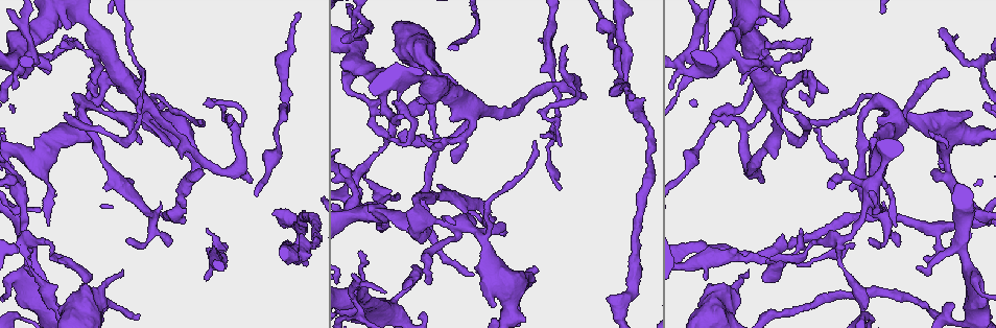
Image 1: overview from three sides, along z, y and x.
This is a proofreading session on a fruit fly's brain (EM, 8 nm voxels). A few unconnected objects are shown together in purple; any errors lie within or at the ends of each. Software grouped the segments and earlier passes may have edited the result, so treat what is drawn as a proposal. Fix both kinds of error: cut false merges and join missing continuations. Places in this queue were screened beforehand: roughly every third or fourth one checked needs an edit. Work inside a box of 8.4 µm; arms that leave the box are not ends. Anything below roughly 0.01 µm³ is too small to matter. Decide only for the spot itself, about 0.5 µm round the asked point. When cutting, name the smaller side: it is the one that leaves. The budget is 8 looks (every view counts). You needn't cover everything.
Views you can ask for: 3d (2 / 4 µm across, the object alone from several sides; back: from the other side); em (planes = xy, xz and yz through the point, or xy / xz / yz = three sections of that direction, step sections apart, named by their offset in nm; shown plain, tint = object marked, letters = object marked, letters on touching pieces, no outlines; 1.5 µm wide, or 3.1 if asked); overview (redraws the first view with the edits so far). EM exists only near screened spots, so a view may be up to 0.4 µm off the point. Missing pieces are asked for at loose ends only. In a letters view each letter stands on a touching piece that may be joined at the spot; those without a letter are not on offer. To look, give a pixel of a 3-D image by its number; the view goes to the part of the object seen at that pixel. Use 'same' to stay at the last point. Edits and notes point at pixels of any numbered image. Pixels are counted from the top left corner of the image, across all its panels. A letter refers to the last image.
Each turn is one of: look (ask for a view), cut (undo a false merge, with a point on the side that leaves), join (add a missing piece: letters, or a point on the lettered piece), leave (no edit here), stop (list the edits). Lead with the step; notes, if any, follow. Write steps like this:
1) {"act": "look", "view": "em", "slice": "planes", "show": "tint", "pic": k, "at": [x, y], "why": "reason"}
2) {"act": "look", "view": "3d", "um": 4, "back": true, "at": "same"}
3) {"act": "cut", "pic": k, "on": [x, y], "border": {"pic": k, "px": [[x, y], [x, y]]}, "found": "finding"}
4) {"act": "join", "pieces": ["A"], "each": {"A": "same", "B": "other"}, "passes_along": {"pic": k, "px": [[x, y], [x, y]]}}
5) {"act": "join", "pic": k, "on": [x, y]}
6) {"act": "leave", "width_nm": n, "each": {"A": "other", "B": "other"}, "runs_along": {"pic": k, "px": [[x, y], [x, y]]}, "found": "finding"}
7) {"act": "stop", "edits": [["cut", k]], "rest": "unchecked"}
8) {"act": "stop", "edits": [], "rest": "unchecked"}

{"act": "look", "view": "3d", "um": 2, "pic": 1, "at": [938, 313], "why": "tapers out"}

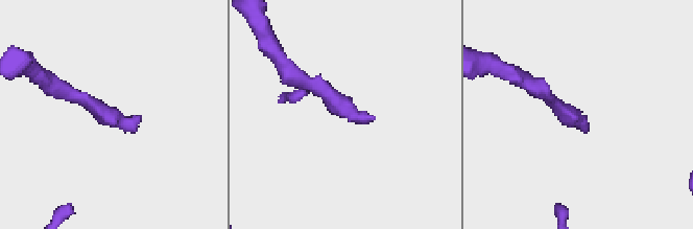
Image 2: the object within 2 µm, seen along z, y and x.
{"act": "look", "view": "em", "slice": "xz", "step": 8, "show": "letters", "pic": 2, "at": [138, 119], "why": "shape alone is not enough"}

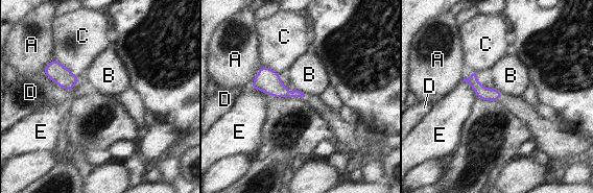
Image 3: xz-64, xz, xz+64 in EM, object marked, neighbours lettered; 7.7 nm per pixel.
{"act": "look", "view": "em", "slice": "xy", "step": 4, "show": "letters", "at": "same", "why": "another direction"}

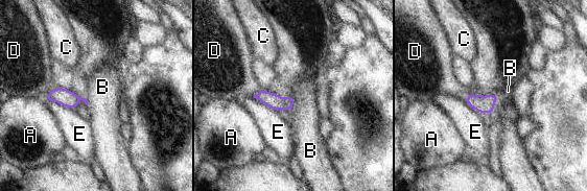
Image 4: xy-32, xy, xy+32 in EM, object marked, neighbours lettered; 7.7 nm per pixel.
{"act": "leave", "width_nm": 80, "each": {"A": "other", "B": "other", "C": "other", "D": "other", "E": "other"}, "border": {"pic": 4, "px": [[289, 95], [294, 98], [290, 111]]}, "found": "no lettered piece goes on from it"}

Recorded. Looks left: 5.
{"act": "look", "view": "em", "slice": "yz", "step": 8, "show": "letters", "pic": 1, "at": [404, 288]}

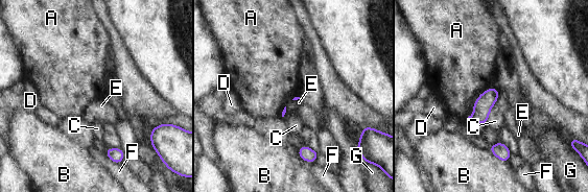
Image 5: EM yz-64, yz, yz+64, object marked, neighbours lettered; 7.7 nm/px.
{"act": "look", "view": "em", "slice": "planes", "show": "letters", "at": "same", "why": "cut it another way"}

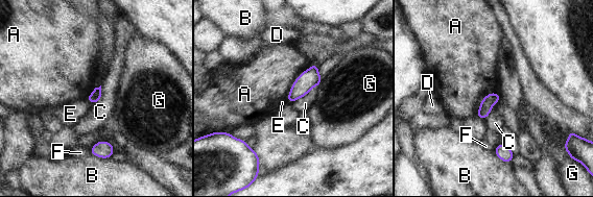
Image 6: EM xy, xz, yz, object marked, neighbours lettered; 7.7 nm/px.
{"act": "leave", "each": {"A": "other", "B": "other", "C": "other", "D": "other", "E": "other", "F": "other", "G": "other"}, "found": "no lettered piece goes on from it"}

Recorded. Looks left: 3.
{"act": "look", "view": "em", "slice": "planes", "show": "letters", "pic": 1, "at": [941, 228], "why": "a fork"}

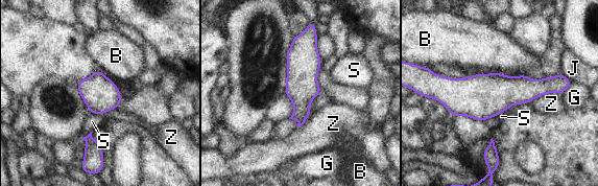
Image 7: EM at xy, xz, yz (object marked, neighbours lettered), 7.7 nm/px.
{"act": "leave", "width_nm": 260, "each": {"B": "other", "G": "other", "J": "other", "S": "other", "Z": "other"}, "border": {"pic": 7, "px": [[523, 74], [513, 76]]}, "found": "one neuron here"}

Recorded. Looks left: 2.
{"act": "stop", "edits": [], "rest": "unchecked"}

